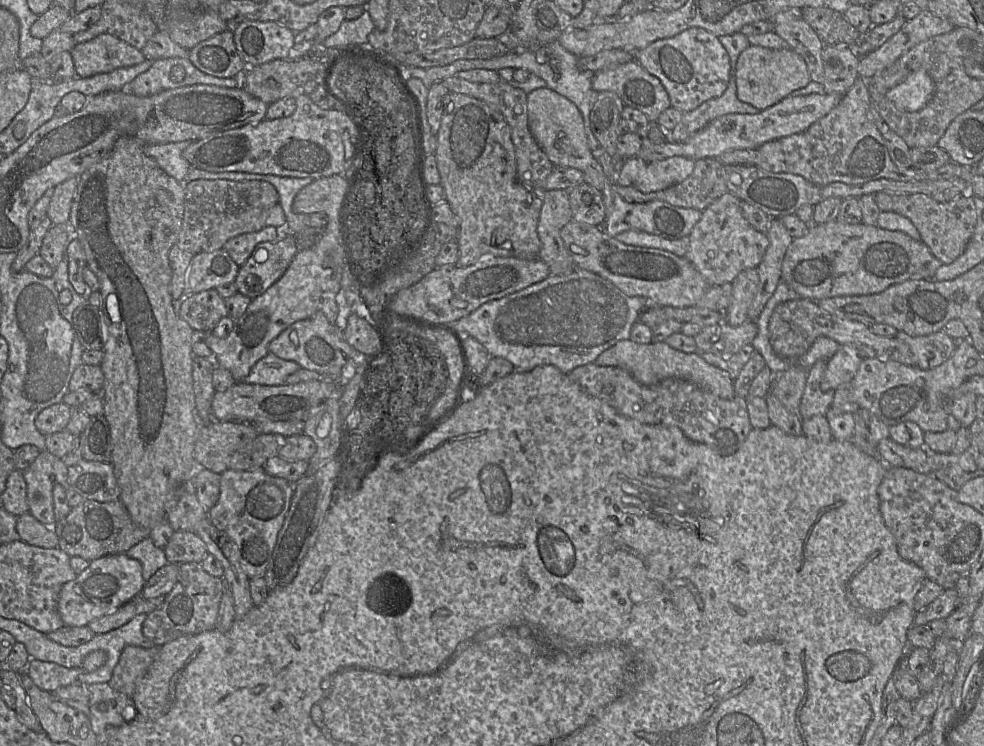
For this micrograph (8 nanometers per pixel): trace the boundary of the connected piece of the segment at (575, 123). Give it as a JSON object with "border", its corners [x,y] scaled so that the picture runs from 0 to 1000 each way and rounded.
{"border":[[[552,117],[536,126],[536,154],[538,174],[558,216],[564,224],[589,228],[595,244],[612,257],[615,235],[598,194],[592,157],[585,141],[557,117]]]}

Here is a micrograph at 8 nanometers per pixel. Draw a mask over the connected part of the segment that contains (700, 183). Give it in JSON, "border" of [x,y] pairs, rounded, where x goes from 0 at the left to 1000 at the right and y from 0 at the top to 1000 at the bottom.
{"border":[[[716,212],[706,214],[706,223],[703,233],[695,243],[683,248],[675,255],[652,259],[644,251],[627,248],[626,256],[635,269],[639,272],[657,272],[665,268],[671,268],[684,276],[714,283],[734,261],[739,259],[740,252],[736,240],[735,220],[729,212]]]}

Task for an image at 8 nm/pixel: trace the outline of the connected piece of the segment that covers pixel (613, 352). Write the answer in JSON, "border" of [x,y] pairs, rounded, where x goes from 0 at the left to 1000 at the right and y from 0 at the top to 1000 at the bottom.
{"border":[[[640,454],[631,456],[613,471],[604,487],[609,491],[630,492],[658,517],[679,507],[688,507],[701,511],[735,535],[745,535],[747,531],[746,509],[739,497],[723,489],[710,473],[696,473],[683,466],[676,457],[651,461]]]}

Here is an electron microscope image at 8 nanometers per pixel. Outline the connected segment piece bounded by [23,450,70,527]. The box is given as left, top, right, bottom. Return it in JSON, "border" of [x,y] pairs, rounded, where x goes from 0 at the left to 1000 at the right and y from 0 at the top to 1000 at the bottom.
{"border":[[[48,603],[41,605],[35,619],[23,631],[27,650],[27,674],[29,688],[48,706],[54,706],[57,696],[54,676],[54,651],[61,649],[65,655],[71,653],[69,647],[69,626],[63,615]]]}

